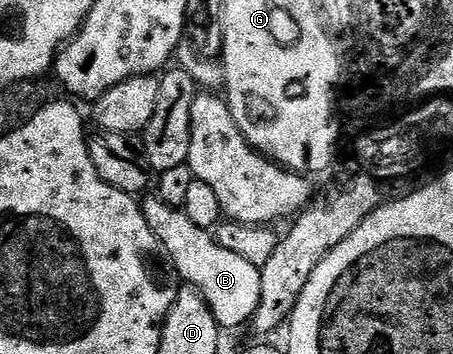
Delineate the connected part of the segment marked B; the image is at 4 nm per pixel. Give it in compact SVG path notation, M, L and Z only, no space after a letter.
M160 197L146 198L141 203L141 211L145 214L147 225L151 225L153 232L157 234L157 240L160 241L161 247L169 260L173 263L173 270L188 286L198 287L207 301L211 305L211 311L215 313L215 321L222 329L238 329L250 322L253 314L257 312L259 297L261 296L261 268L254 260L248 260L241 257L238 253L233 253L225 249L223 245L217 242L212 230L195 225L191 217L187 217L185 210L179 207L173 207L165 203Z

